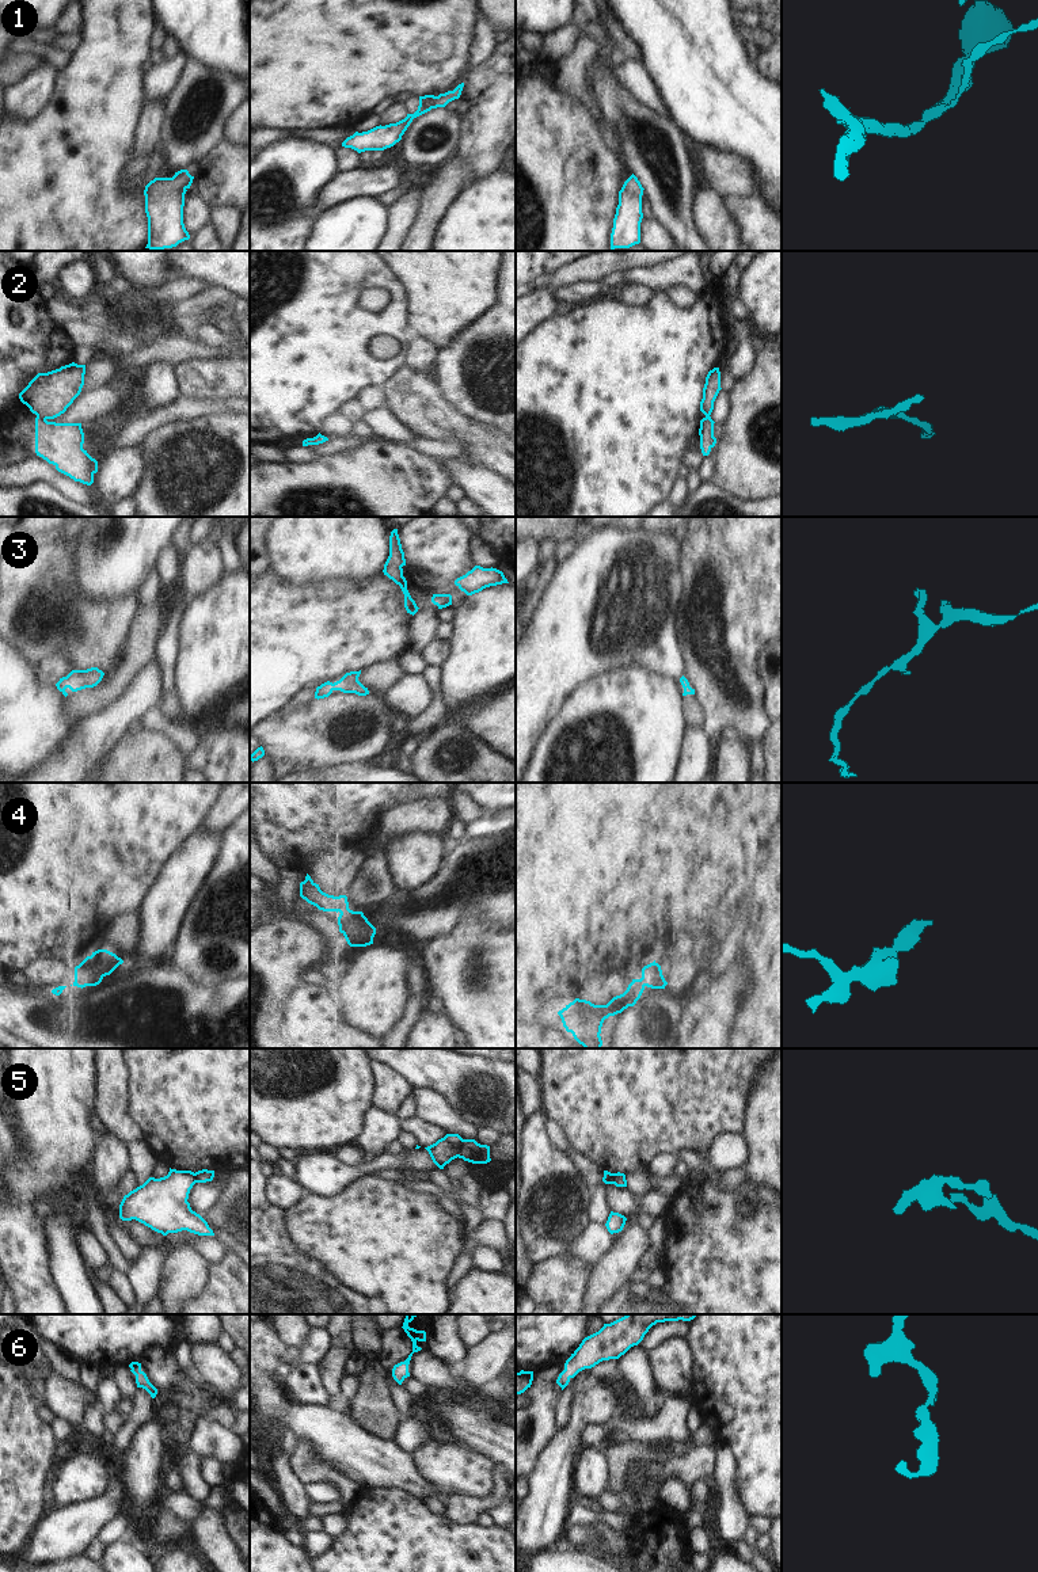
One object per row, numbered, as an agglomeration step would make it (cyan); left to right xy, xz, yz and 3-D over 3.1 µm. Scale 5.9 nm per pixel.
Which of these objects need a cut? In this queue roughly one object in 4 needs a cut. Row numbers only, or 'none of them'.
2, 5.

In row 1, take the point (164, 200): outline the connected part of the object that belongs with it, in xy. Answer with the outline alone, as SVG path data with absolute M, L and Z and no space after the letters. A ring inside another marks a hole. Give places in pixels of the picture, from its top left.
M187 170L175 172L172 178L155 178L144 190L148 217L148 244L145 248L161 251L189 240L183 224L185 194L194 176Z

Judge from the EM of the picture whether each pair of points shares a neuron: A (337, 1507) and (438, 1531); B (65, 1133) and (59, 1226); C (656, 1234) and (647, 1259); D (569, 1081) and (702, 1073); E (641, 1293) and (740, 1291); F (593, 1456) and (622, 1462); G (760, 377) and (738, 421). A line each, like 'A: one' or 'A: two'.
A: two
B: two
C: one
D: one
E: two
F: two
G: one

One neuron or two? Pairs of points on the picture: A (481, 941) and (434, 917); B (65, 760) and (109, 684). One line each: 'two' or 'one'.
A: two
B: two

